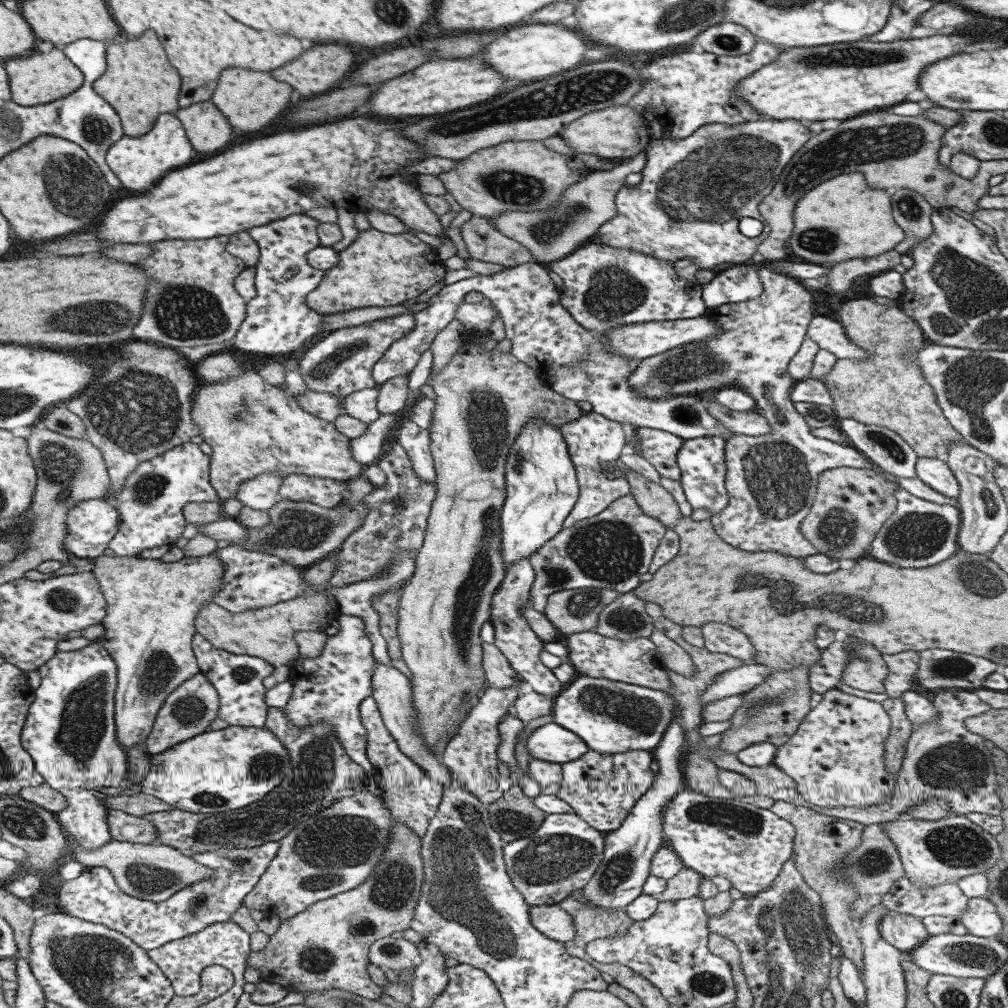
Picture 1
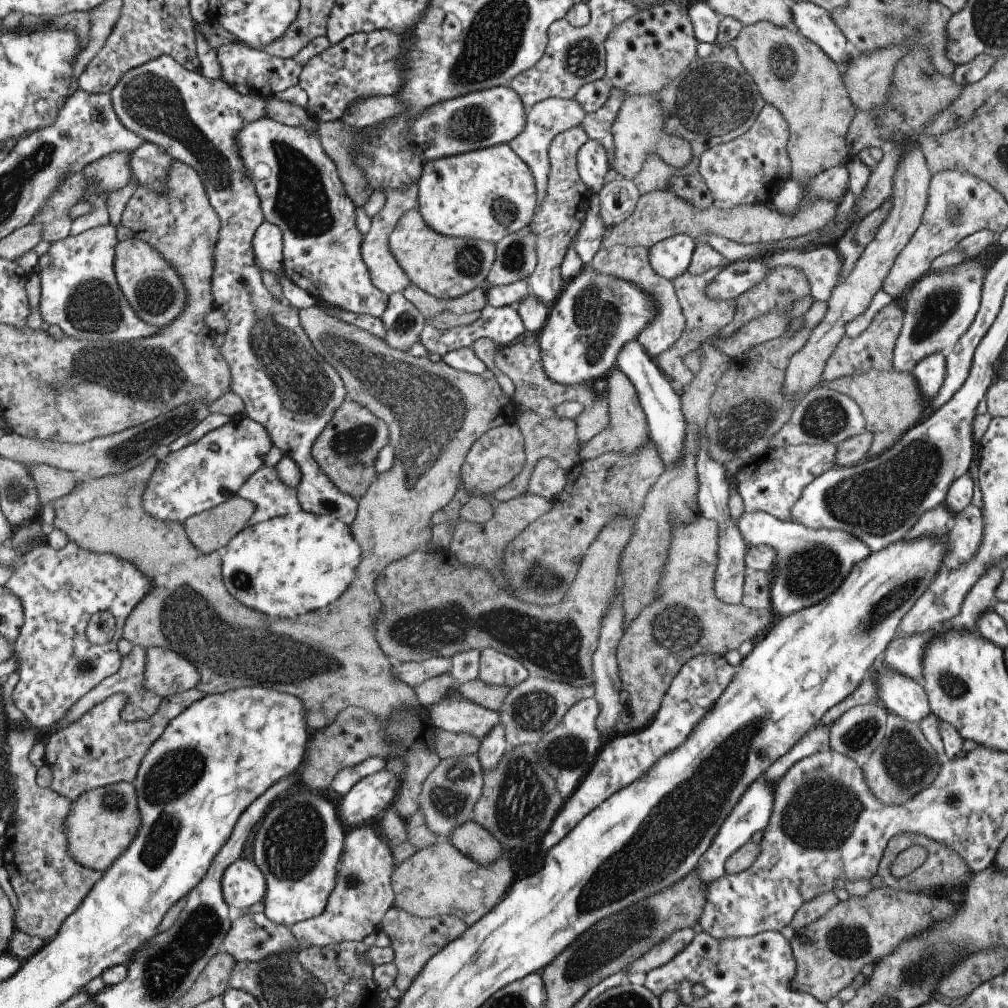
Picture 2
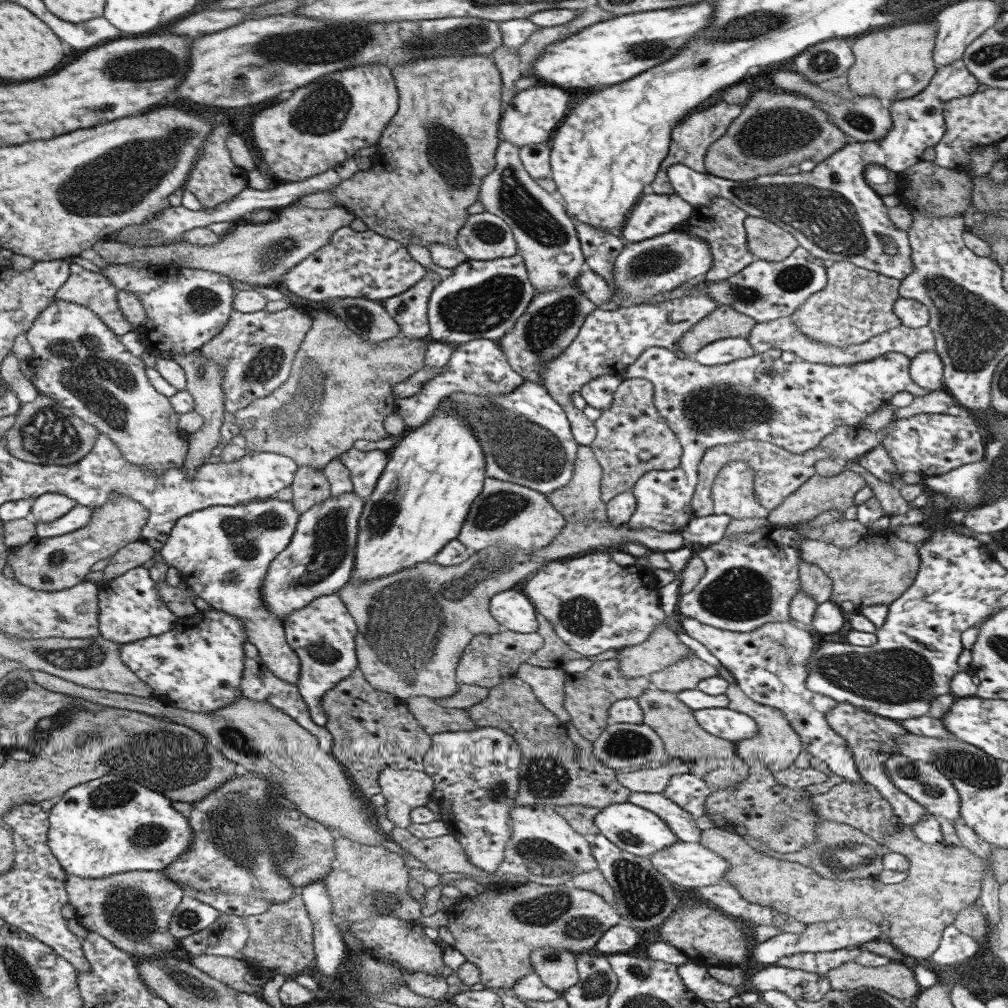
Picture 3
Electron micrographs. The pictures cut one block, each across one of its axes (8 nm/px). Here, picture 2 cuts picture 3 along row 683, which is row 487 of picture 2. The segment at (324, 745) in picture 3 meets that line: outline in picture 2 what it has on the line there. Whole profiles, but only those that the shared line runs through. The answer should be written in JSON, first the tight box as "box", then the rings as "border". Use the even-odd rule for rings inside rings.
{"box":[237,466,302,526],"border":[[[276,466],[260,467],[240,487],[237,495],[256,504],[247,526],[274,517],[293,515],[302,508],[298,502],[297,488],[288,488],[286,482],[280,482]]]}

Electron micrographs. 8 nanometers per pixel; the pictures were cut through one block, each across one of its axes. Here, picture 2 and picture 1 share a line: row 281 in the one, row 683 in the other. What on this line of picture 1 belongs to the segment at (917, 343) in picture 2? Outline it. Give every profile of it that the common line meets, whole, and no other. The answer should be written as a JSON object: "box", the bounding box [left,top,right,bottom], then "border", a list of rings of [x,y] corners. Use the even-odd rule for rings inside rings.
{"box":[916,649,1001,690],"border":[[[928,649],[925,651],[920,651],[920,664],[918,668],[918,675],[916,681],[918,685],[923,686],[926,689],[943,688],[943,689],[959,689],[959,690],[973,690],[982,689],[984,680],[990,676],[990,674],[1000,671],[1001,666],[979,656],[974,656],[972,654],[966,654],[962,652],[954,652],[942,649]]]}

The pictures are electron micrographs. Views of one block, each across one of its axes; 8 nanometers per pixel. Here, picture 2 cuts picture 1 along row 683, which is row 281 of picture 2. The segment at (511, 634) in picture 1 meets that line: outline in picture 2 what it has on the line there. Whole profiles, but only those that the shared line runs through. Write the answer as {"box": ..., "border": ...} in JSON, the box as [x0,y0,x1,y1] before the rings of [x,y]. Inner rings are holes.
{"box":[526,126,593,308],"border":[[[581,126],[570,128],[562,134],[559,134],[552,140],[548,149],[550,162],[550,174],[548,174],[548,190],[546,190],[546,198],[540,204],[540,208],[535,210],[533,219],[530,222],[530,228],[536,234],[536,256],[538,256],[538,264],[532,271],[532,274],[526,279],[531,294],[534,294],[540,302],[548,304],[551,308],[556,302],[556,298],[560,296],[560,292],[564,288],[564,280],[562,280],[562,261],[568,246],[572,244],[572,240],[577,236],[577,232],[582,228],[582,223],[590,210],[593,193],[586,188],[586,184],[582,182],[577,170],[577,154],[580,147],[588,141],[586,132]]]}

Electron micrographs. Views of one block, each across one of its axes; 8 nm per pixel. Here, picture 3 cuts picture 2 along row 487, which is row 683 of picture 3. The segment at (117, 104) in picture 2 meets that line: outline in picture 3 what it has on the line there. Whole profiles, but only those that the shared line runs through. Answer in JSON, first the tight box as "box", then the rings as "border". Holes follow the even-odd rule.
{"box":[282,594,358,726],"border":[[[337,594],[320,596],[282,621],[288,646],[296,652],[300,660],[300,678],[297,687],[306,702],[312,720],[326,726],[328,716],[321,704],[322,697],[336,683],[351,676],[358,670],[355,638],[358,626],[348,612],[348,608]]]}

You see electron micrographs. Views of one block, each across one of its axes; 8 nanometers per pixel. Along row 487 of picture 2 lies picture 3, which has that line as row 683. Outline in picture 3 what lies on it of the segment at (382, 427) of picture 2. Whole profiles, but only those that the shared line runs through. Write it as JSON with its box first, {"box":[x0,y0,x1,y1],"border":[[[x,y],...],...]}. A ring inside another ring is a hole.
{"box":[321,671,431,798],"border":[[[356,671],[328,690],[321,704],[328,716],[325,727],[333,736],[331,752],[360,795],[370,798],[380,794],[380,770],[423,770],[424,753],[430,749],[431,736],[419,725],[405,699],[374,689],[363,674]]]}

